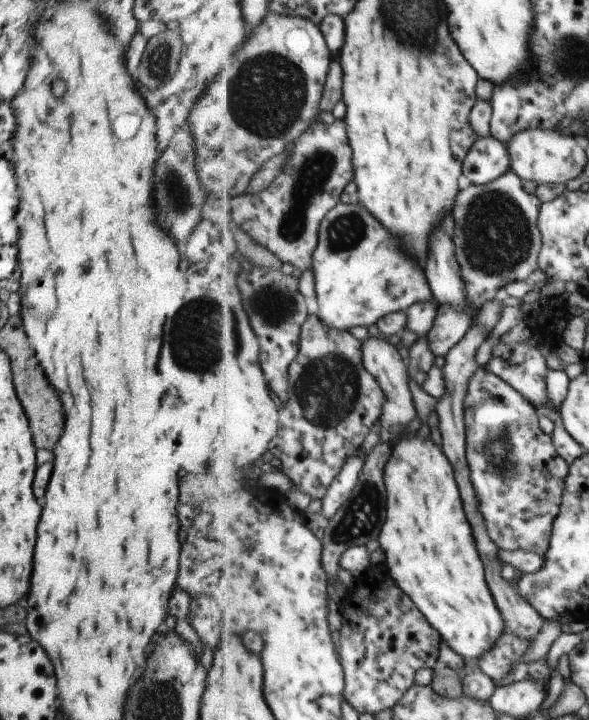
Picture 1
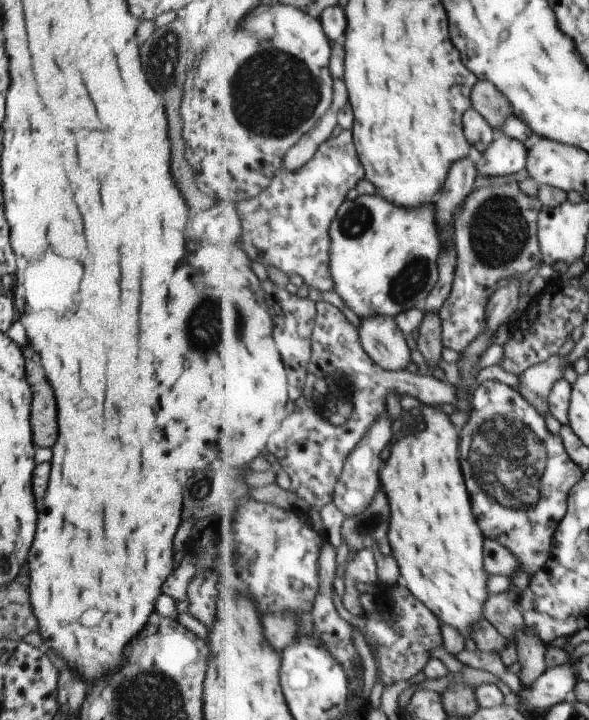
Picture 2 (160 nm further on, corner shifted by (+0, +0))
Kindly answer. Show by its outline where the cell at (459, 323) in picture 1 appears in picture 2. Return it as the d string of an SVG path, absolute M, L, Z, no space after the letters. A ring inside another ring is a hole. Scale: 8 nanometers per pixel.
M517 183L498 187L483 187L473 190L463 204L463 212L455 220L454 240L458 250L458 265L453 290L447 302L438 312L442 318L442 339L445 348L463 353L480 335L488 330L488 306L493 294L498 291L499 280L517 278L533 270L542 261L540 235L538 230L543 204L538 197L526 196Z

